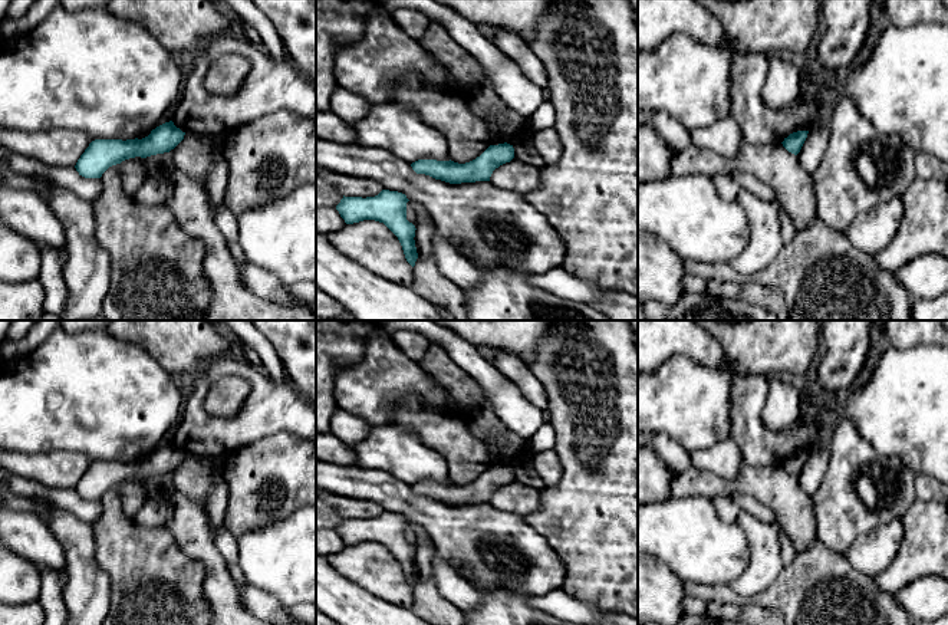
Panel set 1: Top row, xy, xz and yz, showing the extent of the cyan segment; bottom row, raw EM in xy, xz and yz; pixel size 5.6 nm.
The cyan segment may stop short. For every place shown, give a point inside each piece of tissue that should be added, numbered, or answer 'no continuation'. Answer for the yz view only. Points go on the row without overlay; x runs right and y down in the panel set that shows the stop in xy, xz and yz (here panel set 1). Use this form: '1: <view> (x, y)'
no continuation

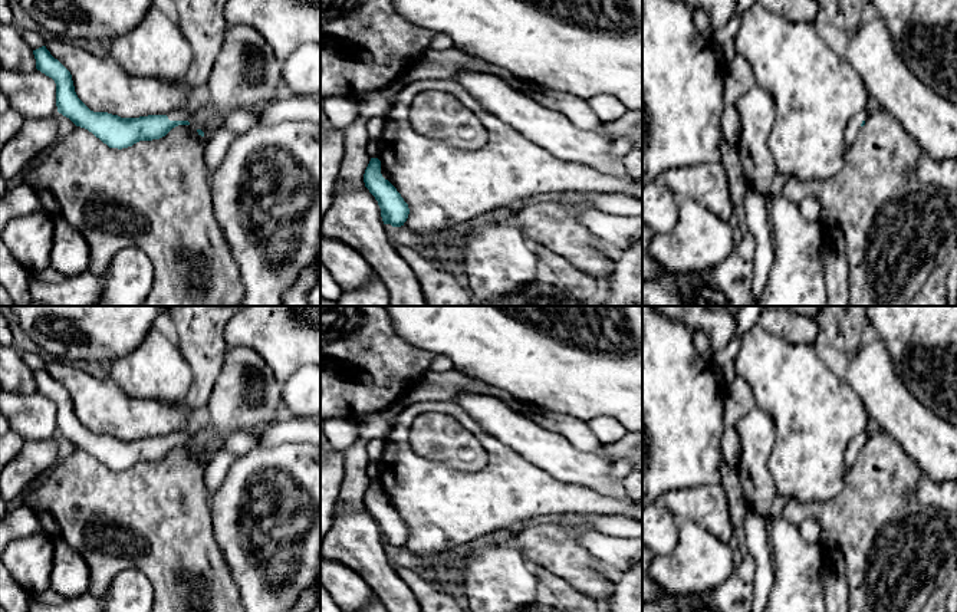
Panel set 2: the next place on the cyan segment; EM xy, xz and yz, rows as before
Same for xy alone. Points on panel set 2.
1: xy (177, 437)

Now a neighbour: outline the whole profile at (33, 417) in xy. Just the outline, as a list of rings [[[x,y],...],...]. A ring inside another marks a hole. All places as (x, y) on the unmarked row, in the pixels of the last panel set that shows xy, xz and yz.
[[[0,388],[0,414],[24,441],[53,441],[57,434],[56,405],[37,391],[19,395]]]

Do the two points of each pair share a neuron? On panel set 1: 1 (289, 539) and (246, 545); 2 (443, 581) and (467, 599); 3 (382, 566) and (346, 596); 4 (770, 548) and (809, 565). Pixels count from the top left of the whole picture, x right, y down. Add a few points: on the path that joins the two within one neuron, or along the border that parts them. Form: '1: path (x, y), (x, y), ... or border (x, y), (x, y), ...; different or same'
1: path (279, 545), (256, 545); same
2: path (448, 582), (461, 594); same
3: border (332, 566), (389, 602); different
4: border (784, 566), (777, 578), (761, 591); different

